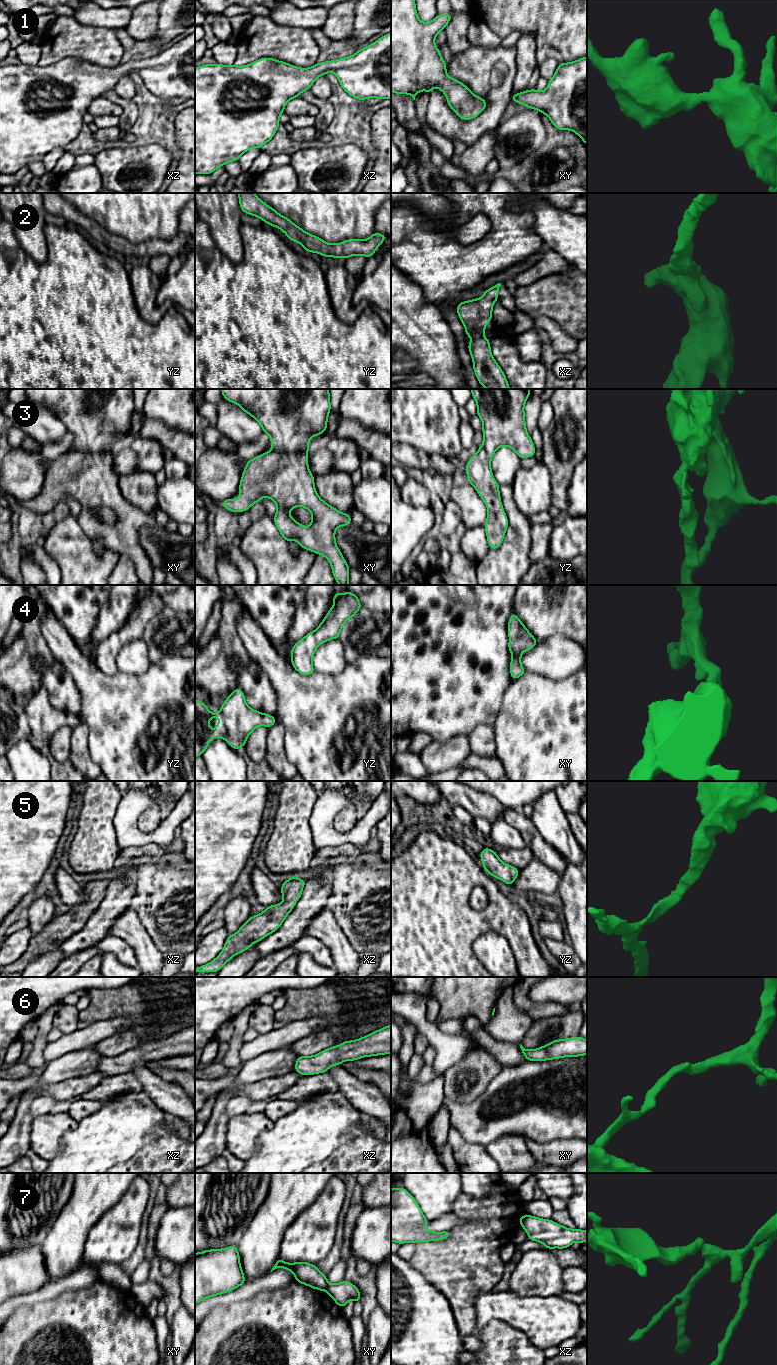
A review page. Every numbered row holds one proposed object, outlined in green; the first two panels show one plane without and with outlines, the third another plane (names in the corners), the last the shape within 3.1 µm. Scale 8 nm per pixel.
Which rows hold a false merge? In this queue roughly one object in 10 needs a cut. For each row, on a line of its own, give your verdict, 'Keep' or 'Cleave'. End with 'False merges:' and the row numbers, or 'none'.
1: Keep
2: Keep
3: Keep
4: Keep
5: Keep
6: Keep
7: Cleave
False merges: 7

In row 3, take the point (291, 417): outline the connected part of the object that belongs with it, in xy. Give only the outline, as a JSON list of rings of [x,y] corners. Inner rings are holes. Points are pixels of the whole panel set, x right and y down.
[[[221,389],[223,397],[238,404],[262,427],[264,434],[271,438],[272,451],[247,461],[242,473],[237,500],[222,501],[223,508],[232,512],[244,512],[254,503],[261,502],[263,496],[277,505],[273,519],[280,534],[287,542],[296,540],[303,549],[326,557],[332,573],[339,585],[349,585],[349,566],[335,541],[335,531],[340,526],[348,526],[350,514],[341,513],[324,502],[316,493],[314,475],[308,468],[308,447],[312,436],[323,434],[327,429],[331,410],[329,389]],[[297,506],[308,509],[312,522],[305,527],[296,522],[288,513]]]

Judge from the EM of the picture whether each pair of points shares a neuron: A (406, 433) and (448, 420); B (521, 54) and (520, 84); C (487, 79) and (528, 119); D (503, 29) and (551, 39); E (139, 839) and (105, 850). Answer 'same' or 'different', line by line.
A: same
B: same
C: different
D: same
E: different

